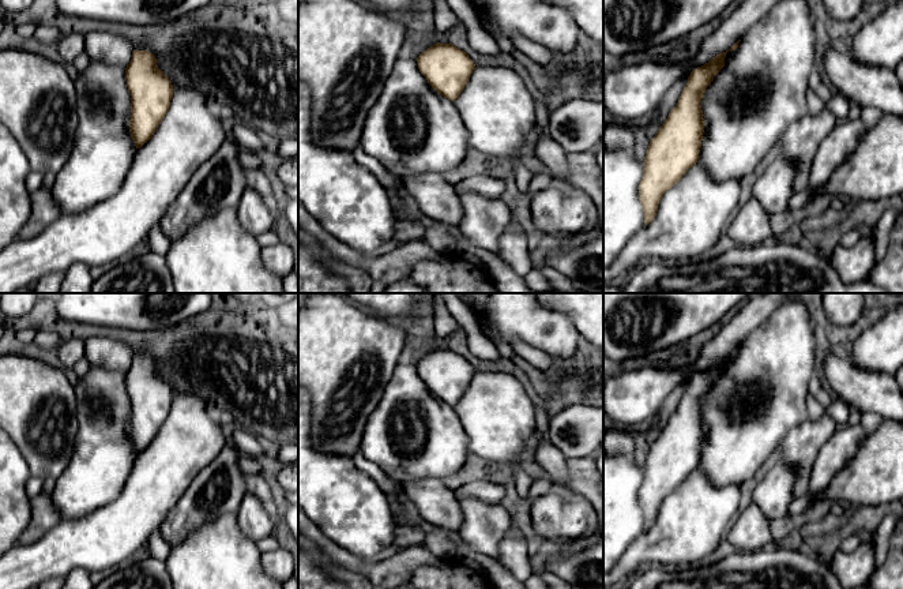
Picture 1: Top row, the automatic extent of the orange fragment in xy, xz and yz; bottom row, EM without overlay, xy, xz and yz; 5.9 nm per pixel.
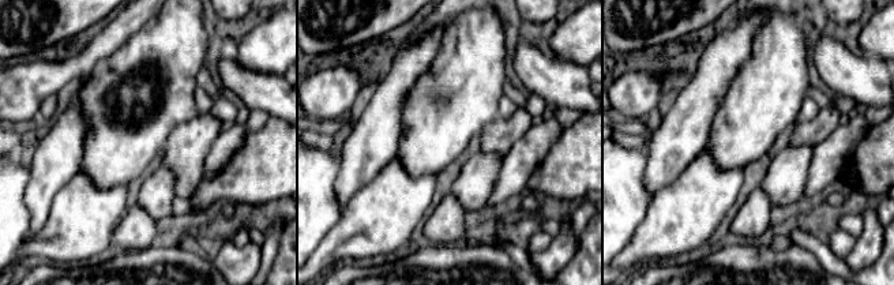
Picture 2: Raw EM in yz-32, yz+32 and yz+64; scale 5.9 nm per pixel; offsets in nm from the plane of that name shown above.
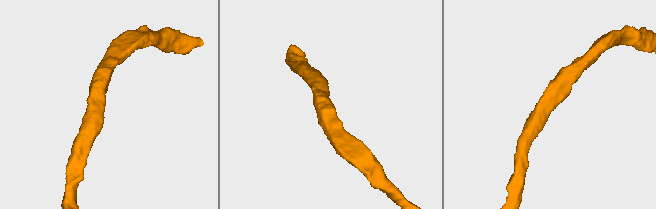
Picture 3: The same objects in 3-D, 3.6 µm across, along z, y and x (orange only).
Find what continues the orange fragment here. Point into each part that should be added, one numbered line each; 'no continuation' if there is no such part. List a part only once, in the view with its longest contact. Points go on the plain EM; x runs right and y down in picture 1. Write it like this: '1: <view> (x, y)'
1: yz (762, 394)

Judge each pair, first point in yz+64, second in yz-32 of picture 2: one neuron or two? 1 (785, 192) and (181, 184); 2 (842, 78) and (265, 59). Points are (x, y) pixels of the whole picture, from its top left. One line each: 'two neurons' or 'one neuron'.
1: two neurons
2: two neurons

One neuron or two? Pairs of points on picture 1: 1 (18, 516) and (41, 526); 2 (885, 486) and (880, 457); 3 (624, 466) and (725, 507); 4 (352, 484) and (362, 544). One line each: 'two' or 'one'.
1: two
2: one
3: two
4: one

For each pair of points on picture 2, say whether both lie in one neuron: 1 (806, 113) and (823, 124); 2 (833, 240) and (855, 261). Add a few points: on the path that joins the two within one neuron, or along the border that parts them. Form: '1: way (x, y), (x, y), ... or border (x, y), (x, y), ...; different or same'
1: border (819, 108), (811, 119), (799, 120); different
2: border (856, 239), (852, 250), (842, 259); different

